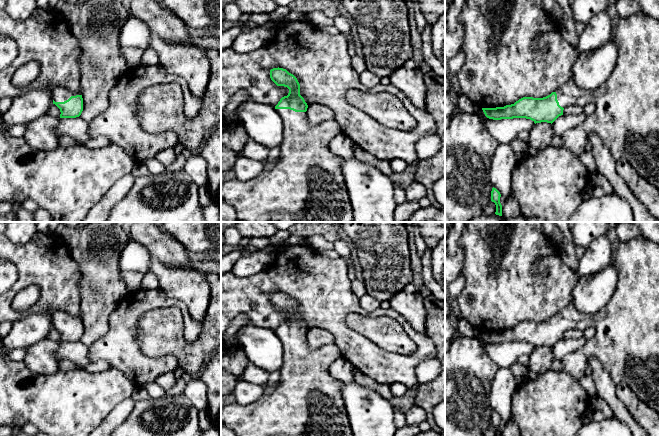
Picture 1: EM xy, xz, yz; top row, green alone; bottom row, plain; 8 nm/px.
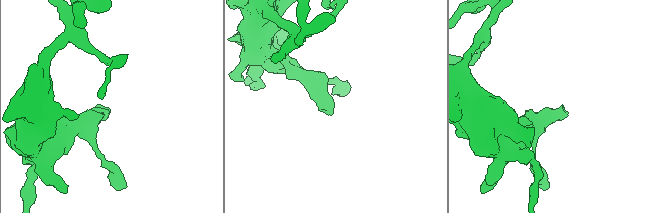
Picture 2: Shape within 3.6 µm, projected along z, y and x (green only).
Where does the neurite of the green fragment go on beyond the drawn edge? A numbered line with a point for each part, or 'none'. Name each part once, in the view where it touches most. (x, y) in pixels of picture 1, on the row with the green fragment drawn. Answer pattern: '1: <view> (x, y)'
1: xz (305, 183)

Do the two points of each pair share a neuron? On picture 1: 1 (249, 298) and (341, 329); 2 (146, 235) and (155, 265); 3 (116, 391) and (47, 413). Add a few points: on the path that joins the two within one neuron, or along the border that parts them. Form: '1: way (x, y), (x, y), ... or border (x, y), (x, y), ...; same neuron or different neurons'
1: way (272, 284), (296, 284), (318, 306); same neuron
2: border (151, 256), (168, 266), (175, 267); different neurons
3: way (99, 393), (72, 404), (64, 405); same neuron

